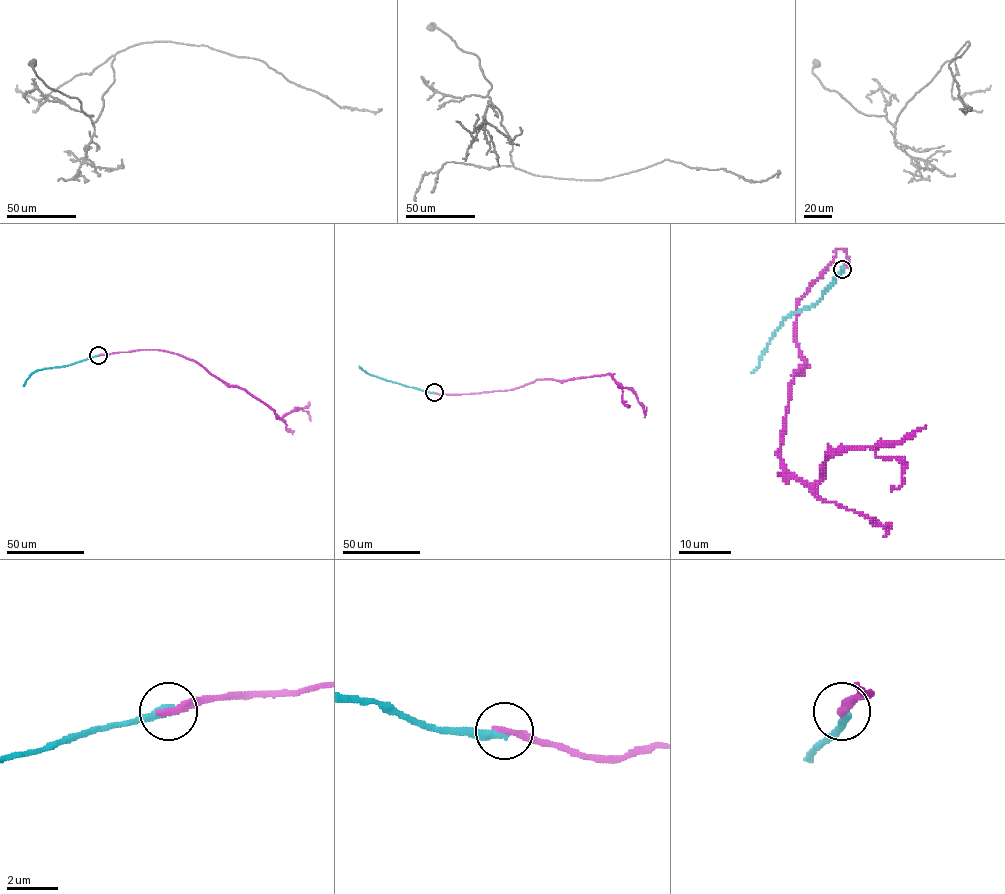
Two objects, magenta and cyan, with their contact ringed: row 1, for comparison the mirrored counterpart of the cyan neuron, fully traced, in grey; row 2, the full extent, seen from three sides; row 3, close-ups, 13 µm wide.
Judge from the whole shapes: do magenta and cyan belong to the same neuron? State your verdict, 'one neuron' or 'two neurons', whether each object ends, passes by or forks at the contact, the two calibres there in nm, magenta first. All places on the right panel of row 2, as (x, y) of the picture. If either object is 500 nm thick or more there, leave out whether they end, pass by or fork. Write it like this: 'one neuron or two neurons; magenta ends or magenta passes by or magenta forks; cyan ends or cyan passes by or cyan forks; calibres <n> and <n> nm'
two neurons; magenta ends; cyan ends; calibres 280 and 340 nm

